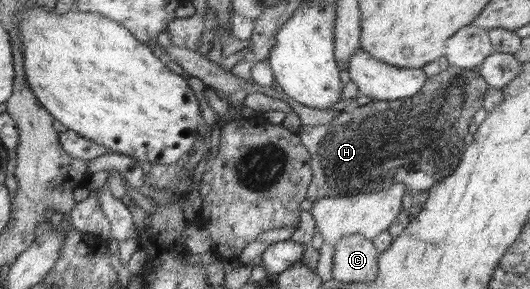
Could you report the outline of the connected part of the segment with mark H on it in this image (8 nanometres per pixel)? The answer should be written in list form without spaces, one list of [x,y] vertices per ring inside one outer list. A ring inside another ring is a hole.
[[[449,66],[438,75],[428,76],[424,87],[416,95],[390,101],[374,100],[369,104],[356,105],[353,109],[342,111],[328,124],[302,124],[296,133],[312,153],[313,179],[309,186],[309,199],[315,201],[325,197],[348,197],[382,191],[396,183],[403,183],[406,186],[403,211],[406,213],[402,215],[409,219],[398,219],[398,223],[390,227],[391,236],[398,237],[407,229],[411,220],[424,209],[429,197],[429,189],[456,170],[456,165],[459,165],[458,159],[462,155],[462,151],[456,145],[460,145],[460,141],[468,133],[474,113],[483,108],[483,99],[489,88],[489,85],[483,81],[482,75],[471,70],[462,70],[462,67]],[[388,106],[390,106],[390,141],[388,141]],[[416,137],[418,141],[422,141],[420,137],[426,137],[426,143],[432,145],[414,145]]]

